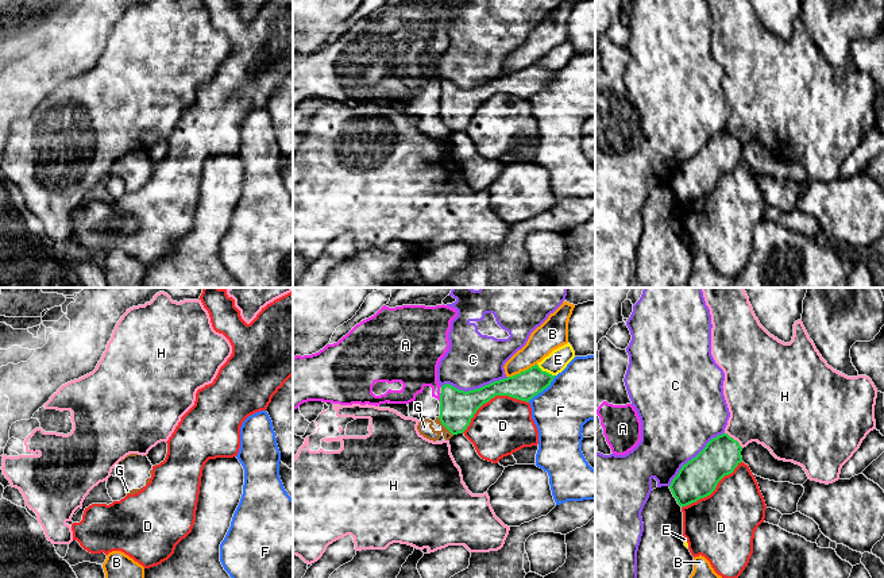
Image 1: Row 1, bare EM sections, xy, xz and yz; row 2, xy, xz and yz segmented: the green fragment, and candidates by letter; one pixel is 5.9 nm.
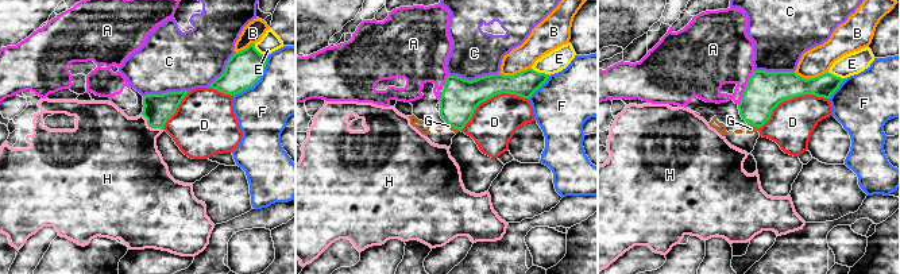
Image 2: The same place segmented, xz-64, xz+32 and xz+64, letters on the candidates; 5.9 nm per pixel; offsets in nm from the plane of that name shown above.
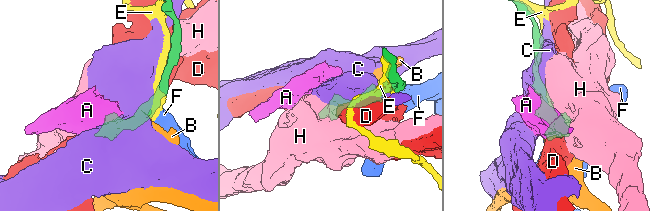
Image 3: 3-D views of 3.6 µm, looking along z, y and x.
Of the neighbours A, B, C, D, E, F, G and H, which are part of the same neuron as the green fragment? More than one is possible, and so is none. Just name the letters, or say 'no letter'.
no letter

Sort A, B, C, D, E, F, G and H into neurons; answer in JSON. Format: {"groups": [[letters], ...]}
{"groups": [["A", "G"], ["B"], ["C"], ["D"], ["E"], ["F"], ["H"]]}

